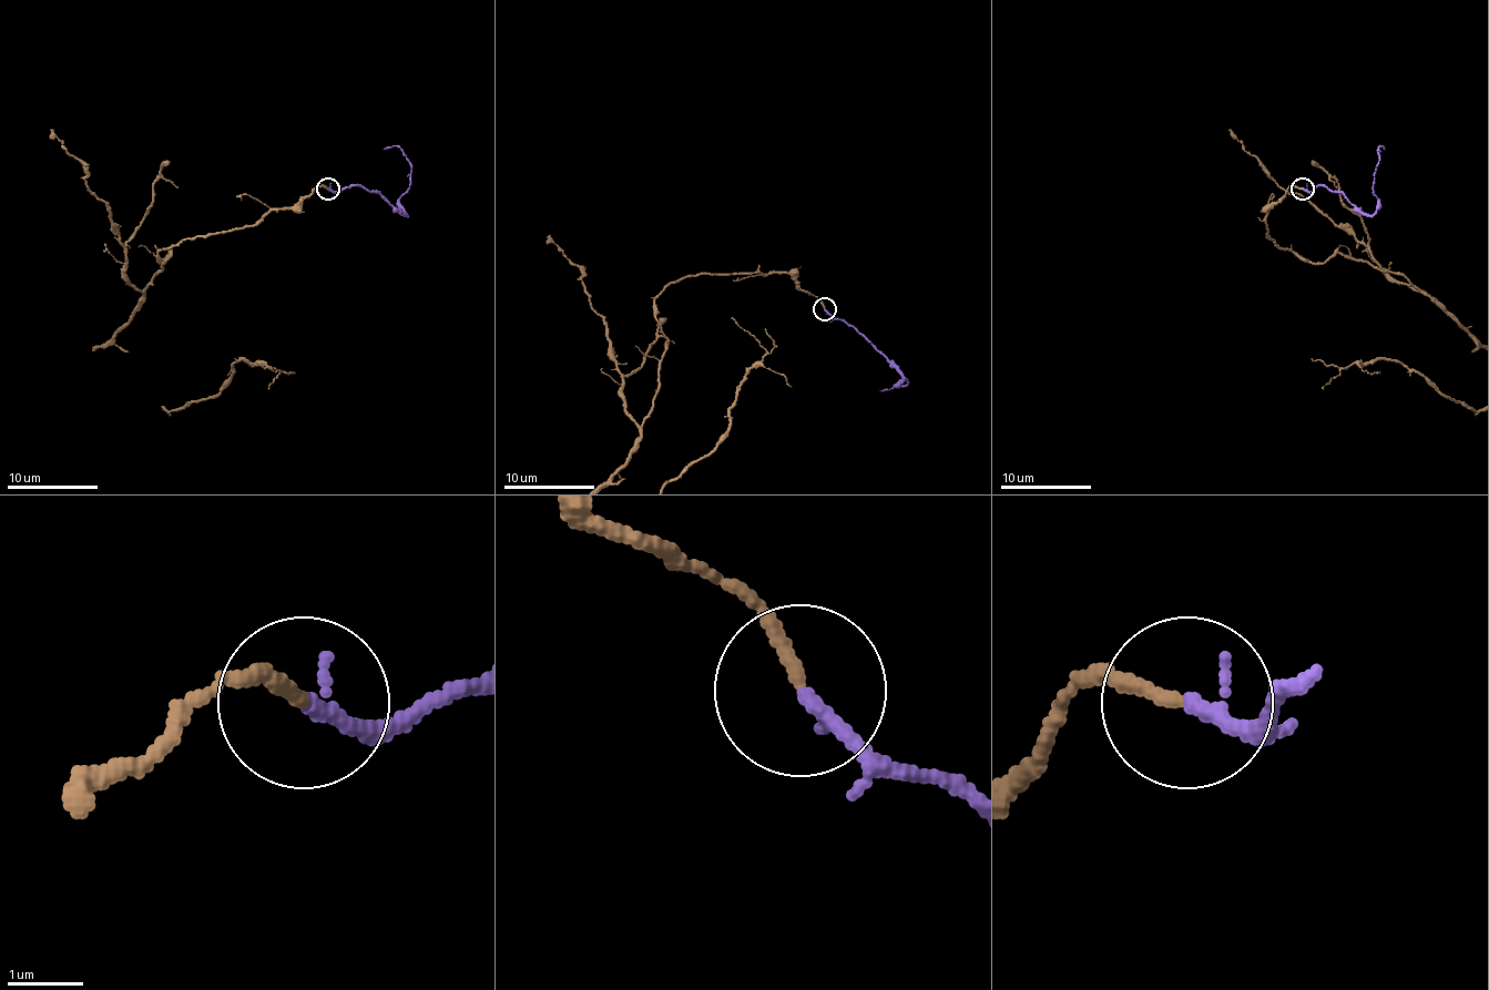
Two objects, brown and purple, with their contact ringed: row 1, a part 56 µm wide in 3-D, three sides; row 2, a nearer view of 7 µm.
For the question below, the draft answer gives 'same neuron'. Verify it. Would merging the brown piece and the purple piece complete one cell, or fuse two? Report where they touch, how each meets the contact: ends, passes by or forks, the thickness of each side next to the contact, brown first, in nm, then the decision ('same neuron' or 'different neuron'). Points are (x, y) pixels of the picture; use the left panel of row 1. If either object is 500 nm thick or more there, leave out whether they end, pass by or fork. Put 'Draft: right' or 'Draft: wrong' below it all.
(327, 189) | brown ends | purple ends | 170/200 nm | same neuron
Draft: right

